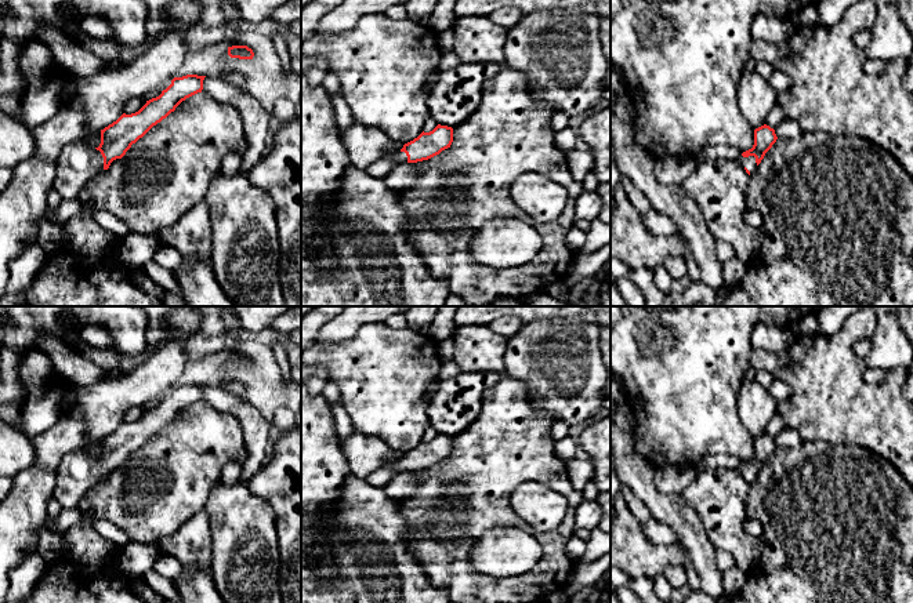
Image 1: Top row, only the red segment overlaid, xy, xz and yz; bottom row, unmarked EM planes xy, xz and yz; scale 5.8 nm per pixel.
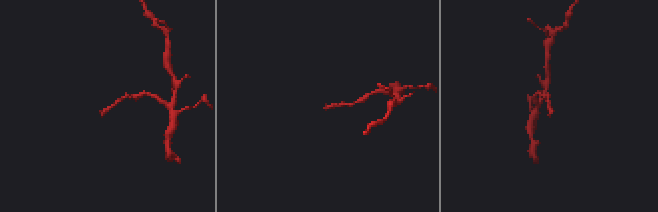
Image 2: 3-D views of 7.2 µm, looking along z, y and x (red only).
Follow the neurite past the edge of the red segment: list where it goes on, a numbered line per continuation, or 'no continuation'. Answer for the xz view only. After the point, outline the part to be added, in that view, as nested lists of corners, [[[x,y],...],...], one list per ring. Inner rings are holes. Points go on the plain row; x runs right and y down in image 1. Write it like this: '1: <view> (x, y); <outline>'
1: xz (398, 465); [[[401,459],[387,462],[385,465],[390,466],[390,468],[394,468],[394,469],[398,471],[399,473],[407,472],[407,465],[406,465],[406,462],[405,462],[405,461],[401,461]]]

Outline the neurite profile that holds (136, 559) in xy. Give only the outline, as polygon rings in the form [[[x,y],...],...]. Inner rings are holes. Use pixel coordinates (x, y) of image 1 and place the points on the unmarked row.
[[[130,542],[120,546],[119,564],[124,575],[138,580],[153,569],[162,555],[164,555],[163,549],[155,544]]]

